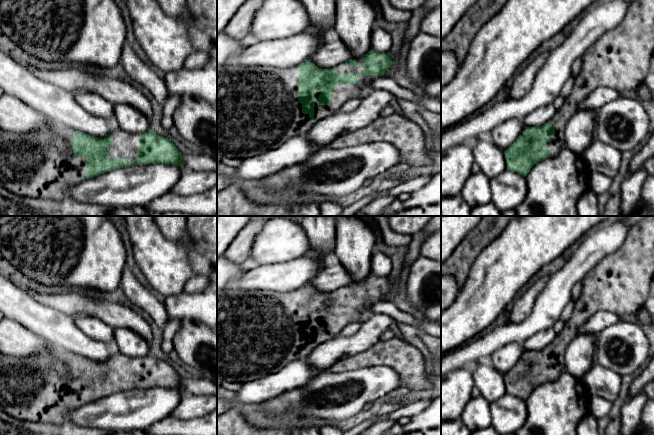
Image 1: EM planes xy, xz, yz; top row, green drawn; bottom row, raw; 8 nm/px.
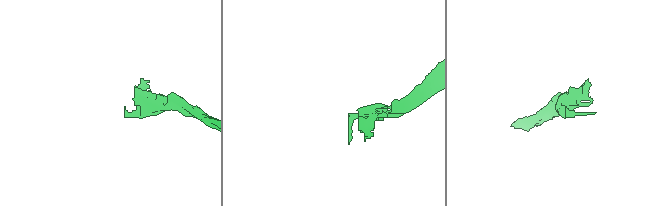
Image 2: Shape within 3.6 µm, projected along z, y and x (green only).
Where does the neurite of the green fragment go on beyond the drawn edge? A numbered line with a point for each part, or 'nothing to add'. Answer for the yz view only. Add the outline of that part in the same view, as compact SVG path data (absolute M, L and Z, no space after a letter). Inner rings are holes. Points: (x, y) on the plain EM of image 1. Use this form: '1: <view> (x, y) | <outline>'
1: yz (619, 283) | M646 216L640 222L630 228L627 237L621 247L605 256L590 272L583 278L583 287L579 298L575 301L575 306L570 320L565 324L565 330L556 335L555 339L547 346L555 351L555 361L550 362L546 368L542 370L549 371L549 381L556 380L565 370L565 350L569 343L577 335L578 328L588 322L591 316L598 311L610 311L618 316L631 314L645 305L649 295L651 281L654 278L654 216Z

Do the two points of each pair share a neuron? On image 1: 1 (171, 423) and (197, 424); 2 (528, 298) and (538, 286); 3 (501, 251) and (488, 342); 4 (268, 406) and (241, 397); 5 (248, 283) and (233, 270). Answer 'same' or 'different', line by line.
1: same
2: same
3: different
4: different
5: different

